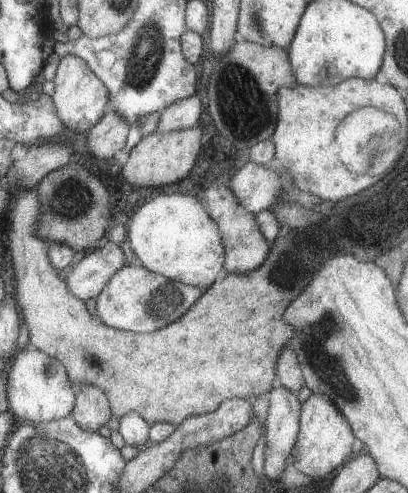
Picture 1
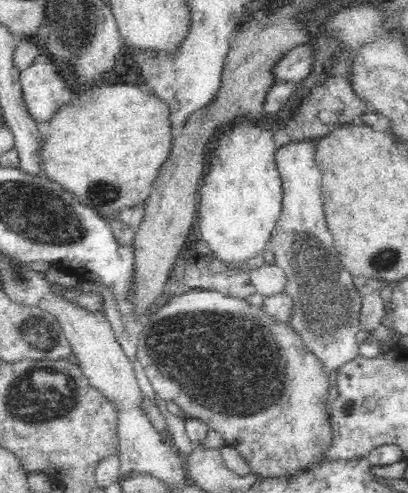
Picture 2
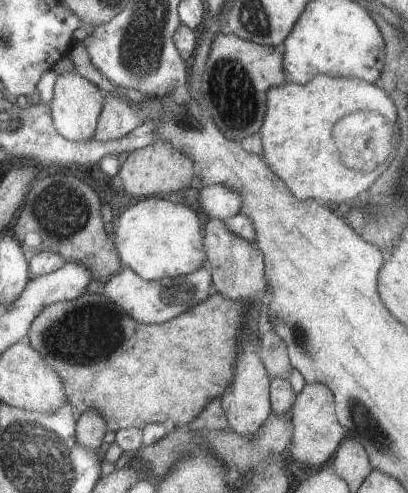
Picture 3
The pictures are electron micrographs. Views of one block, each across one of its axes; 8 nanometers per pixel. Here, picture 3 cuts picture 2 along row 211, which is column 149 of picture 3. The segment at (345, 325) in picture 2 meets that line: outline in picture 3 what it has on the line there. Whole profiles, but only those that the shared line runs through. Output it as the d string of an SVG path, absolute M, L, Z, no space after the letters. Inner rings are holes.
M207 266L199 268L197 272L193 272L189 276L163 278L157 282L149 282L149 280L141 278L141 274L137 274L135 270L125 268L109 284L103 286L103 294L109 296L111 300L115 300L117 304L121 304L133 318L137 318L143 324L165 324L165 322L171 322L171 320L179 318L181 314L193 310L195 306L203 304L205 300L209 300L213 296L211 286L215 286L215 282L213 282L213 272Z

